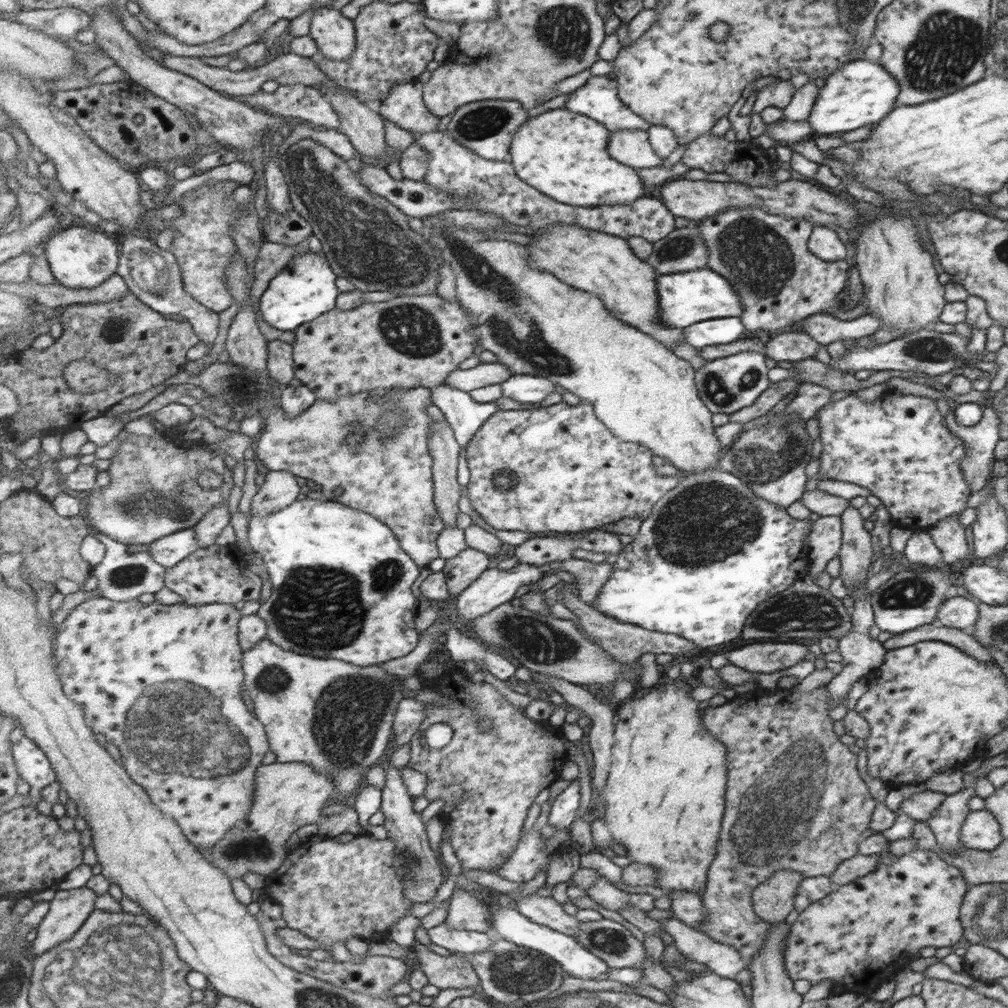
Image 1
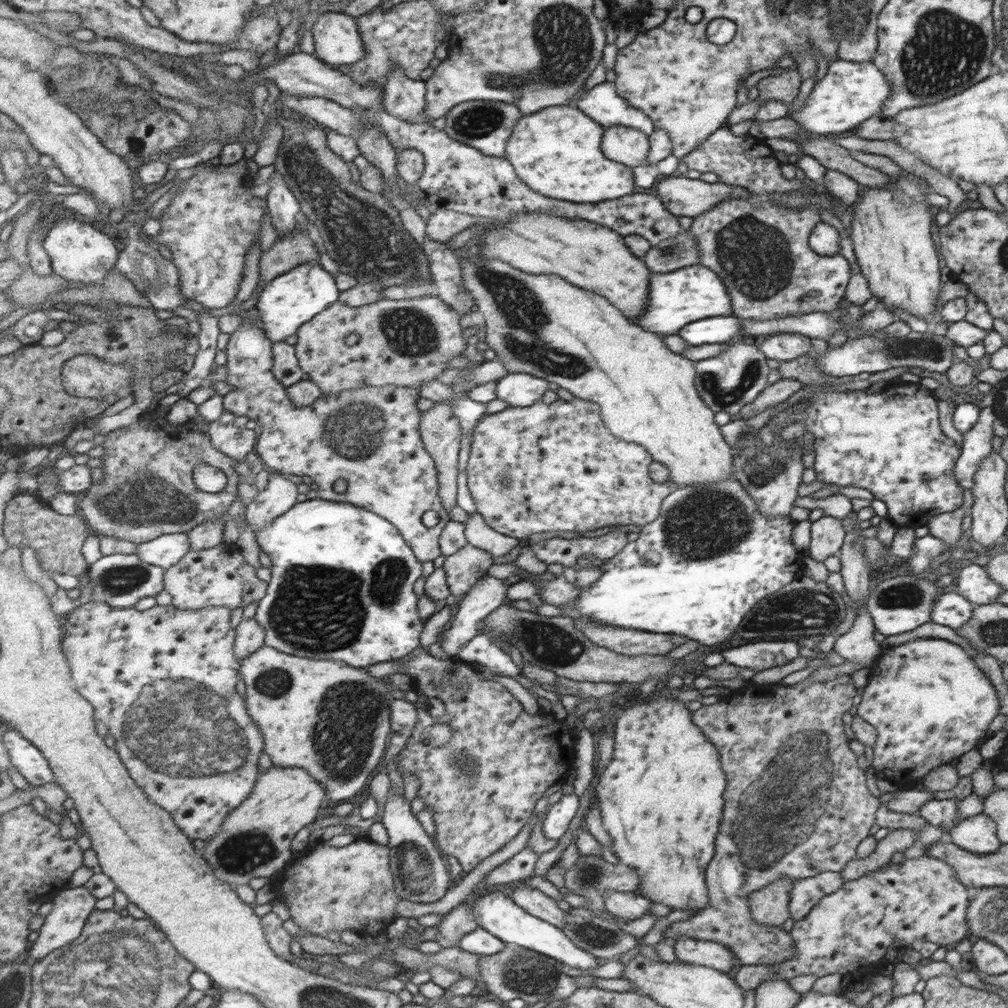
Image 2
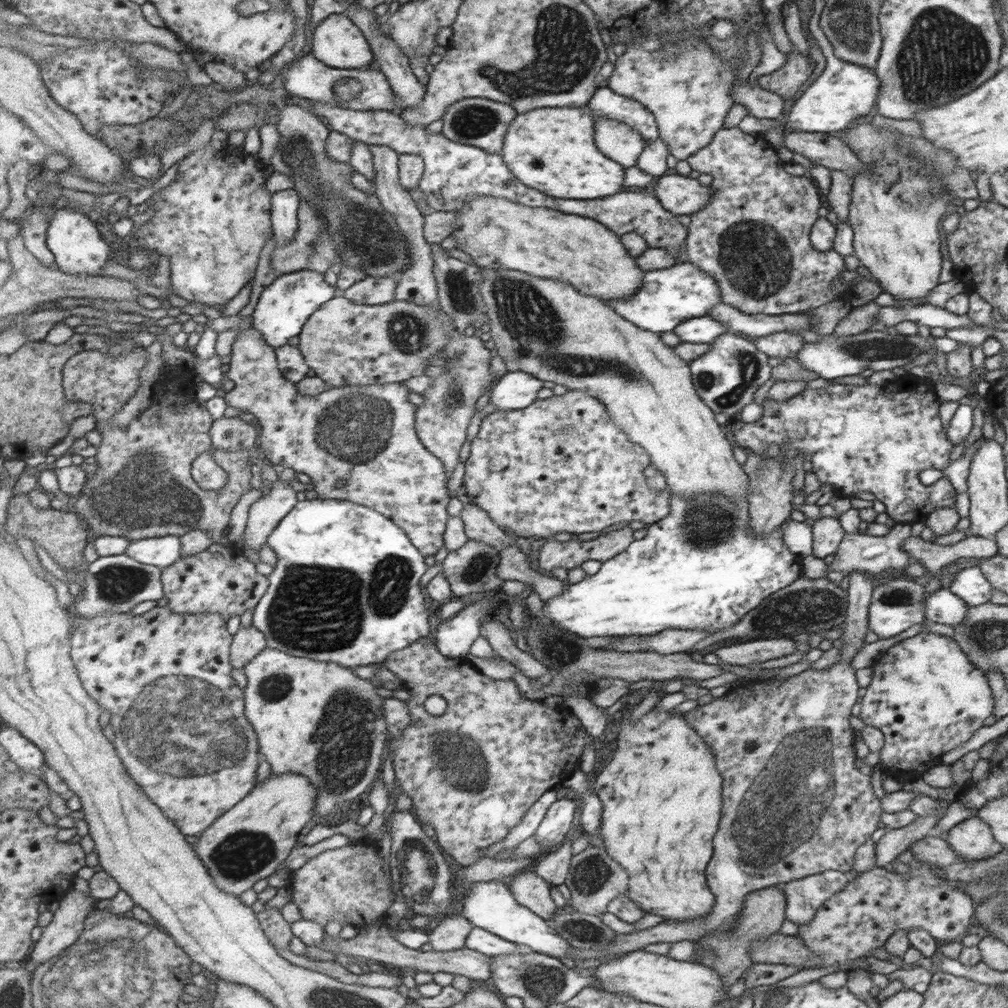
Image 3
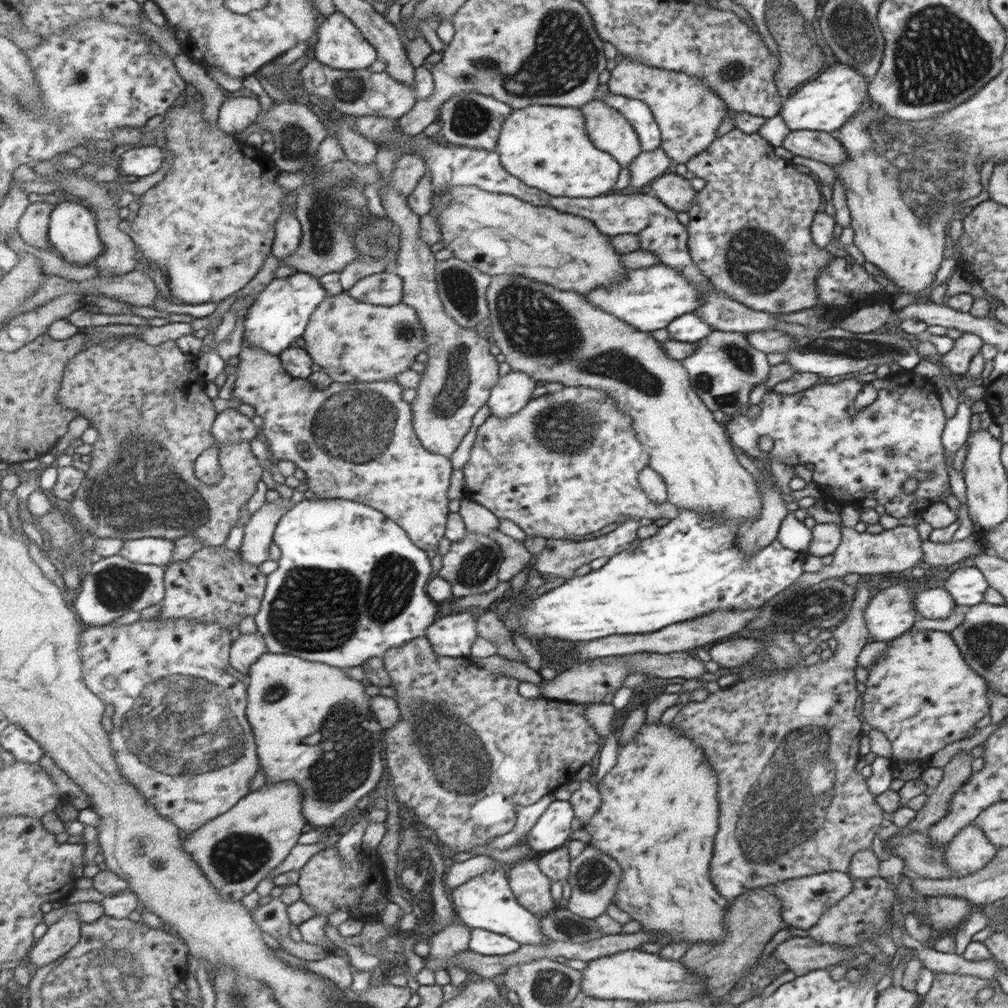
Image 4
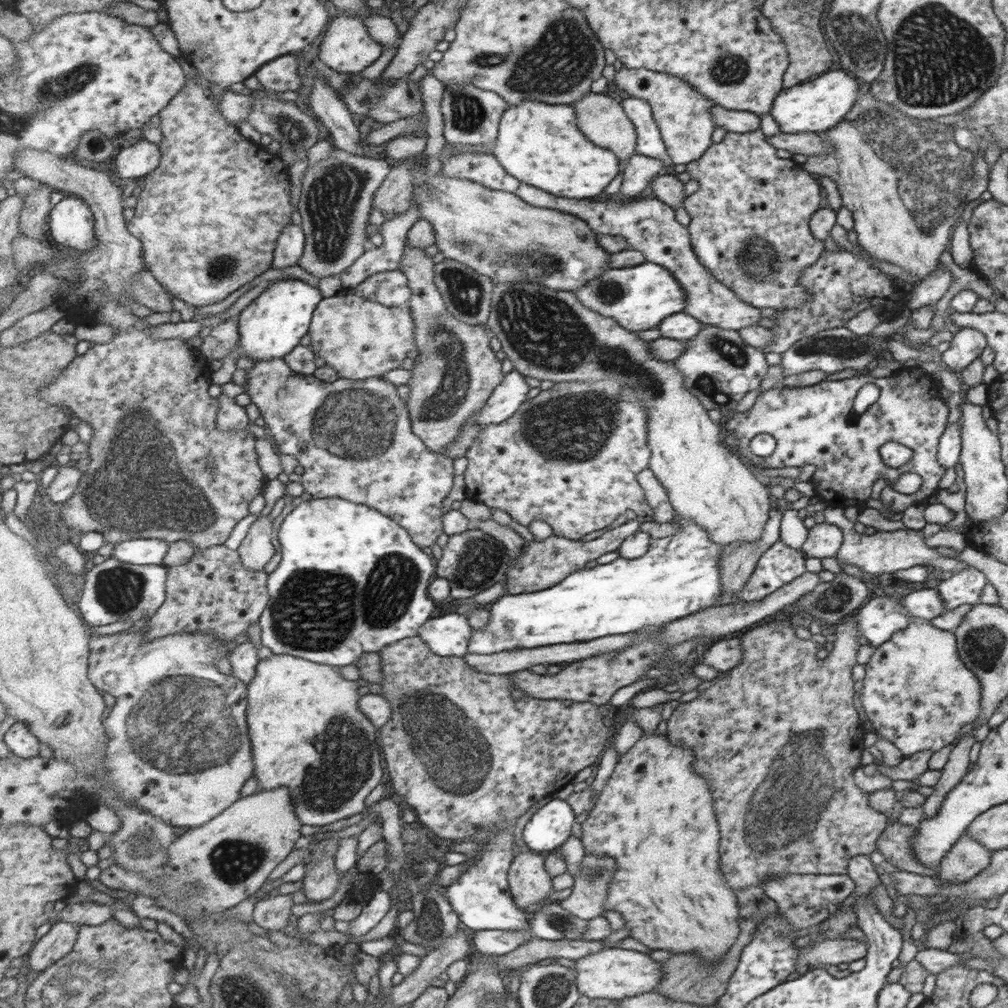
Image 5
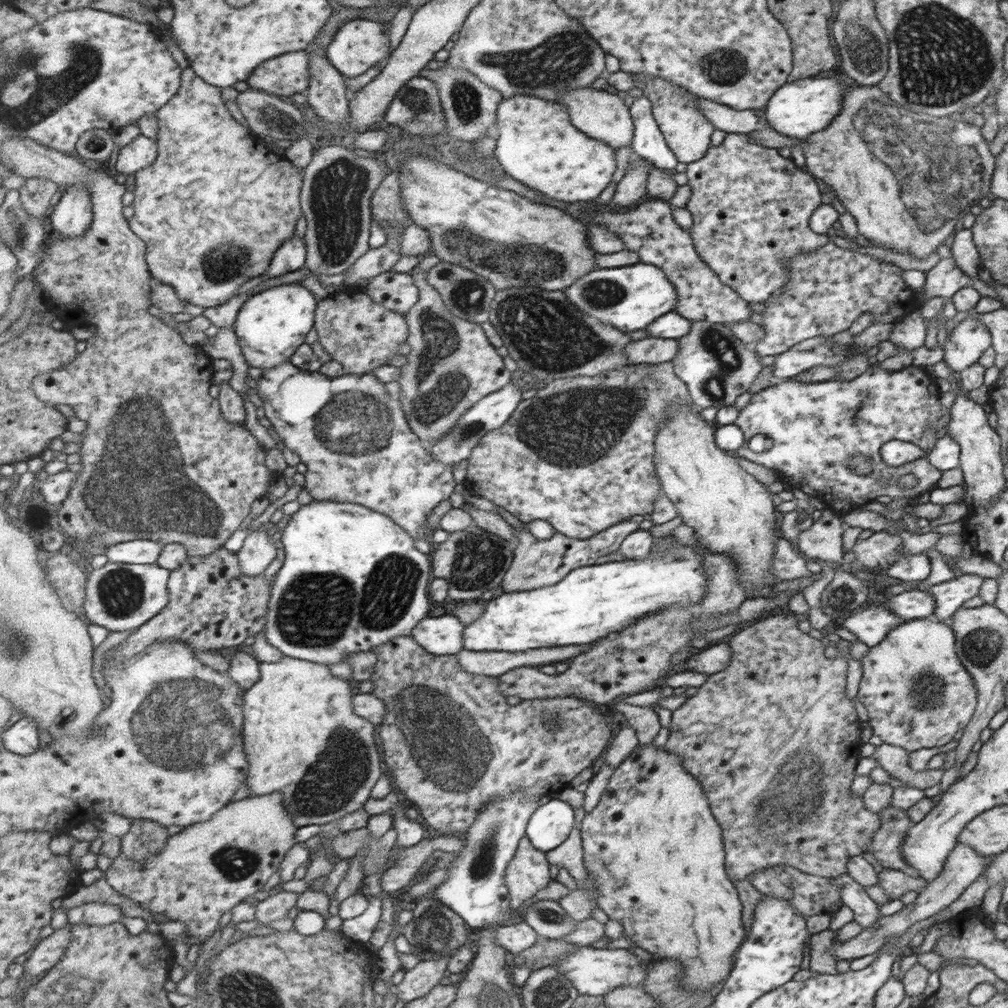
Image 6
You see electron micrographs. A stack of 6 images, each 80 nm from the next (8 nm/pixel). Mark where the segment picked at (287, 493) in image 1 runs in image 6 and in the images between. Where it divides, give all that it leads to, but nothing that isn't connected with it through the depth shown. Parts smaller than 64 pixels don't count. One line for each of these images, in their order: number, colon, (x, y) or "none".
2: (280, 495)
3: (266, 512)
4: (259, 532)
5: (257, 550)
6: (258, 552)

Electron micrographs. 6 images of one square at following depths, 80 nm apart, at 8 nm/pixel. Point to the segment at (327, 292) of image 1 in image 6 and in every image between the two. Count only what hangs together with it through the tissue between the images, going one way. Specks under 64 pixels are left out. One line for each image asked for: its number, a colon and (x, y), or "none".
2: (288, 302)
3: (285, 306)
4: (279, 316)
5: (270, 327)
6: (272, 324)

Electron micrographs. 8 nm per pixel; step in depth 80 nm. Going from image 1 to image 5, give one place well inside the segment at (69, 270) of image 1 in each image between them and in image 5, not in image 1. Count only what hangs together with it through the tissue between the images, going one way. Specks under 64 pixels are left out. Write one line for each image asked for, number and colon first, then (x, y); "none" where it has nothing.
2: (79, 252)
3: (79, 248)
4: (73, 231)
5: (71, 223)

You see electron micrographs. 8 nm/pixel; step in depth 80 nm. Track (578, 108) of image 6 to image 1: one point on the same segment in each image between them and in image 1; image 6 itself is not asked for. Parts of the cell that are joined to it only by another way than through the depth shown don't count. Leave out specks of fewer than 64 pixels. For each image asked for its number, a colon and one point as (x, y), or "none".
1: (632, 148)
2: (628, 146)
3: (617, 141)
4: (608, 129)
5: (603, 120)

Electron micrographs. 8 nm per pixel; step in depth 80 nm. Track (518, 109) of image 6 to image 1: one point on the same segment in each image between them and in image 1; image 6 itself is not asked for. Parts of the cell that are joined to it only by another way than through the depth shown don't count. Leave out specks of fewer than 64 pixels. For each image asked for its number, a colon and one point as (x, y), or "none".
1: (562, 153)
2: (556, 150)
3: (552, 149)
4: (549, 147)
5: (541, 144)

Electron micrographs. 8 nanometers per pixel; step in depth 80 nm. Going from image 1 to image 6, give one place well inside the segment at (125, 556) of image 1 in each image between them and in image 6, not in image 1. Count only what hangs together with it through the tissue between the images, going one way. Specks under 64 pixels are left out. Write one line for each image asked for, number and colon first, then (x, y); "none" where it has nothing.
2: (121, 580)
3: (113, 584)
4: (114, 586)
5: (113, 590)
6: (120, 597)

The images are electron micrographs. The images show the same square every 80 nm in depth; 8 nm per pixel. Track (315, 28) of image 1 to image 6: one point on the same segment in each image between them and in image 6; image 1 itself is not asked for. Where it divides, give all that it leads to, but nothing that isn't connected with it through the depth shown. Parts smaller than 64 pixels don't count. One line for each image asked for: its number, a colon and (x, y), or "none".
2: (338, 38)
3: (338, 41)
4: (340, 43)
5: (347, 46)
6: (359, 44)

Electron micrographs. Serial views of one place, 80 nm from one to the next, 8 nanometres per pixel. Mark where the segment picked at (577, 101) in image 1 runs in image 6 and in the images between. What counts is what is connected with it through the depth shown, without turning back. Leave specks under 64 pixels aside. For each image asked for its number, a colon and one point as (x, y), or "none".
2: (602, 102)
3: (605, 102)
4: (636, 112)
5: (649, 141)
6: (648, 142)

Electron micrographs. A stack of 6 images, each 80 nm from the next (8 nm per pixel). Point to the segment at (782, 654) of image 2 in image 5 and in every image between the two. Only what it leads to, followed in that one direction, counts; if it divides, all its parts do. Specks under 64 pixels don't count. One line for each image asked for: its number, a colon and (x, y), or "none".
3: (754, 651)
4: (728, 654)
5: (722, 654)

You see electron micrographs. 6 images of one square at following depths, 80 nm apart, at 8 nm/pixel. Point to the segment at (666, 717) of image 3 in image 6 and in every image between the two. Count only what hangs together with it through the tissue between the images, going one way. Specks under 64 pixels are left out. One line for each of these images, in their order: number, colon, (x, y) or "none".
4: (660, 831)
5: (654, 816)
6: (657, 858)

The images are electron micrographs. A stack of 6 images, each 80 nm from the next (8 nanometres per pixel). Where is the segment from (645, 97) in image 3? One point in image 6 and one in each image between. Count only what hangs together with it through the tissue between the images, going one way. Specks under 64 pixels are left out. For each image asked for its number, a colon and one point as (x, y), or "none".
4: (688, 113)
5: (683, 116)
6: (687, 131)

